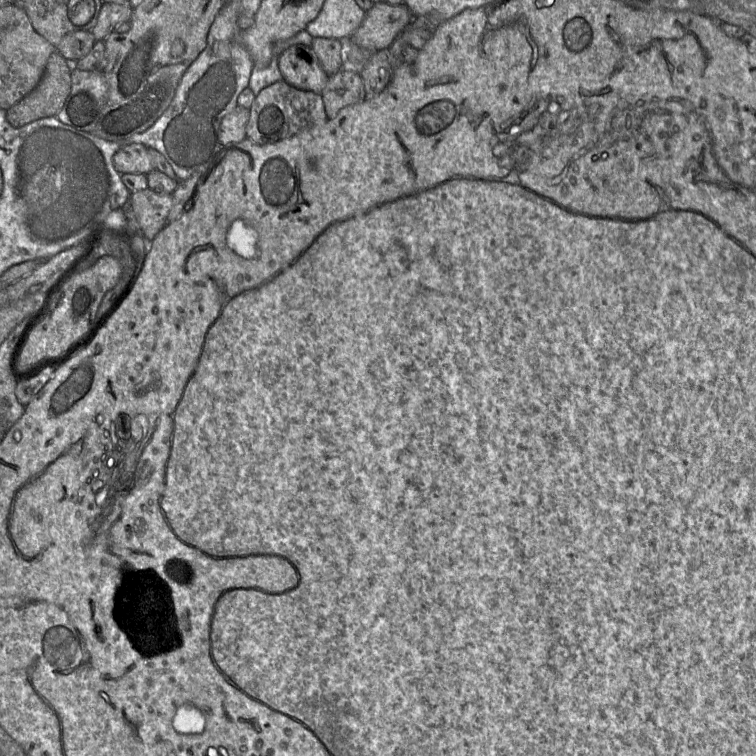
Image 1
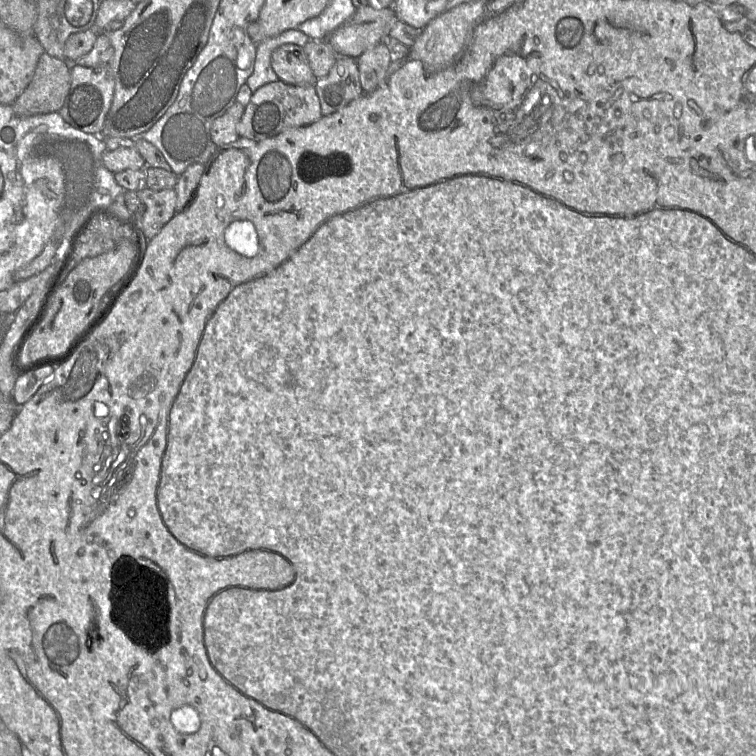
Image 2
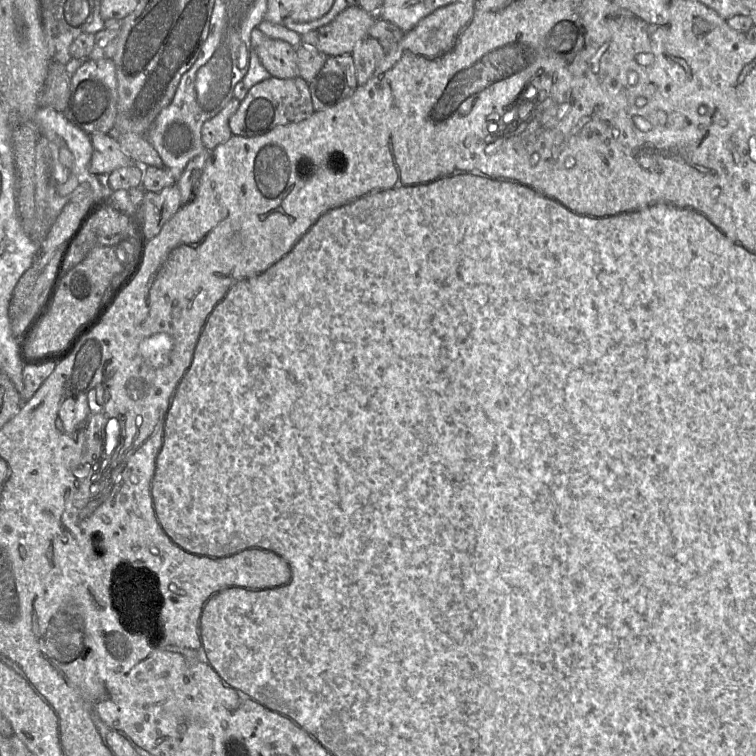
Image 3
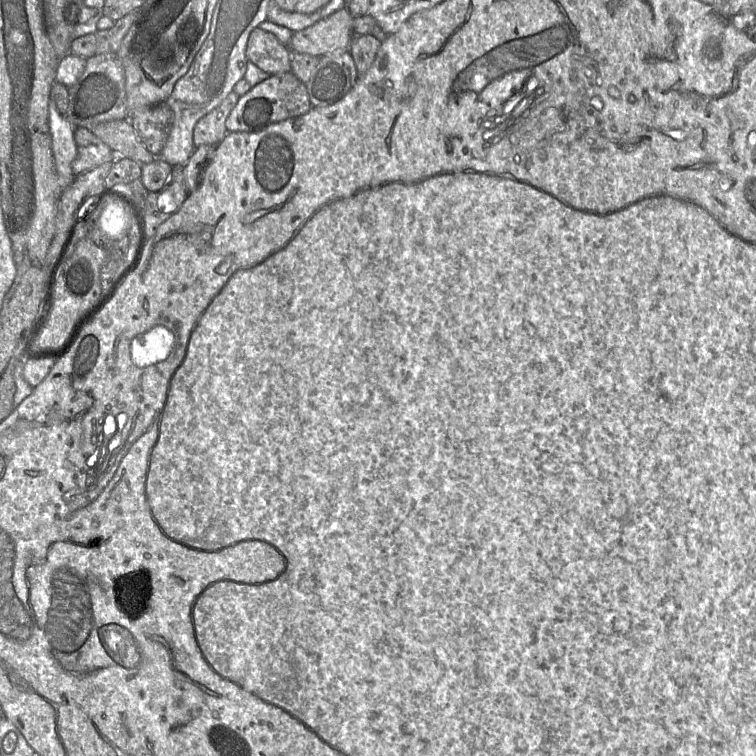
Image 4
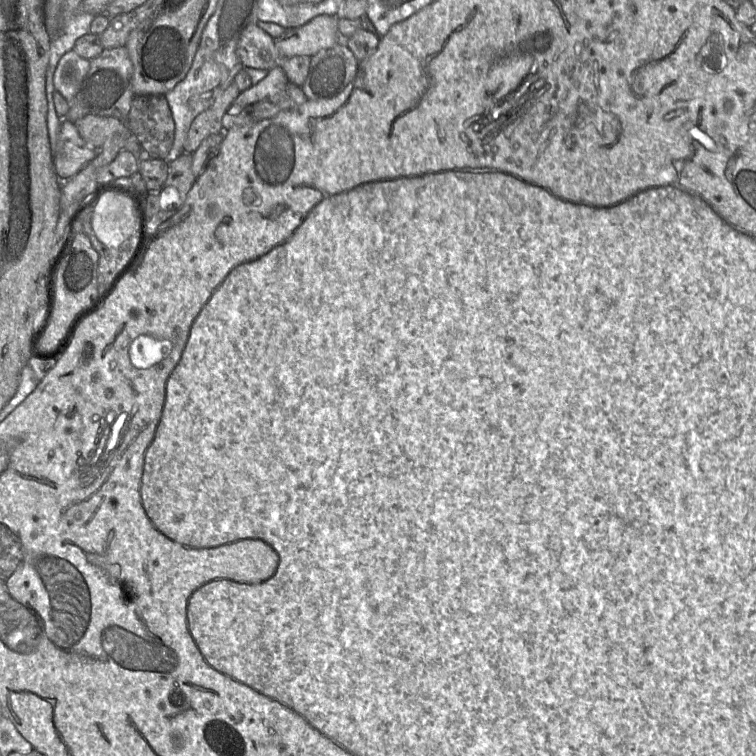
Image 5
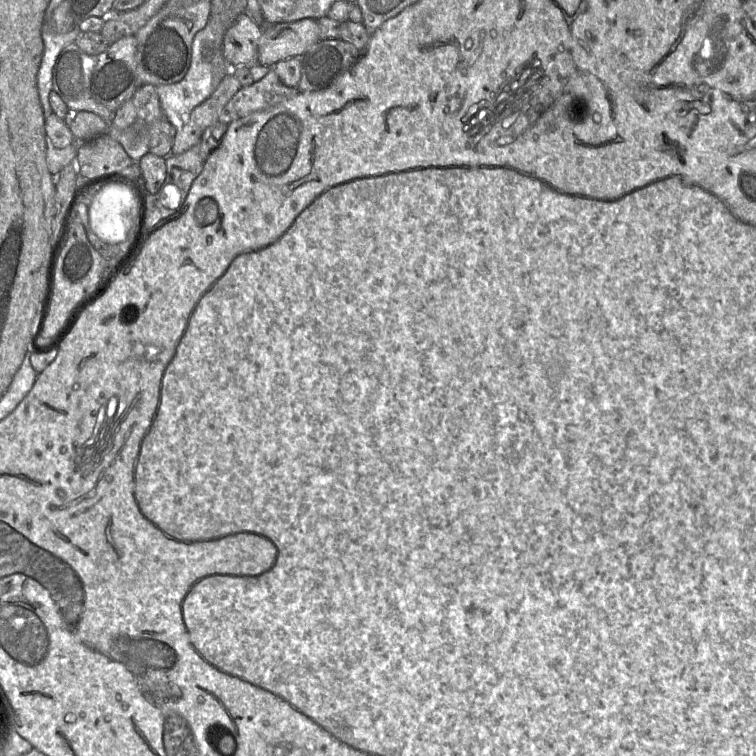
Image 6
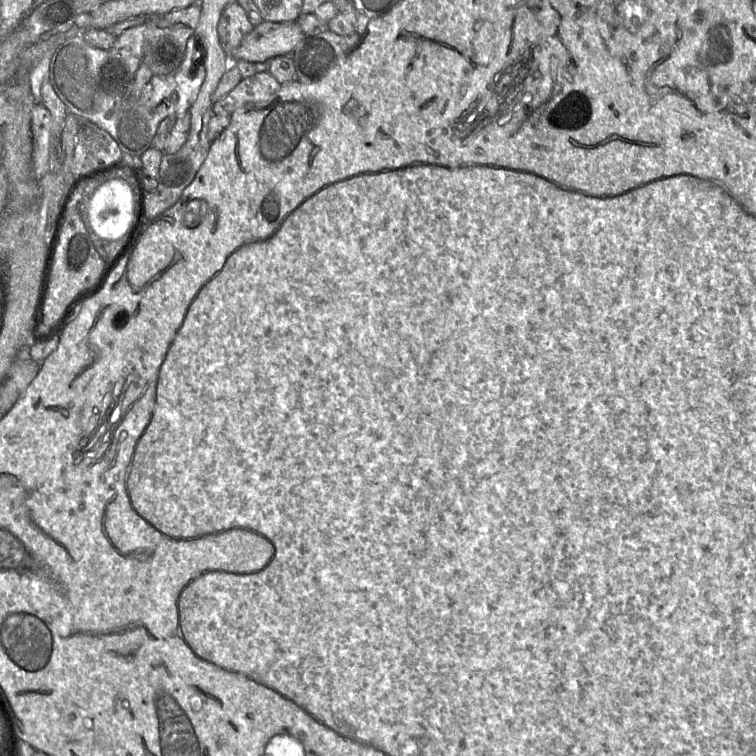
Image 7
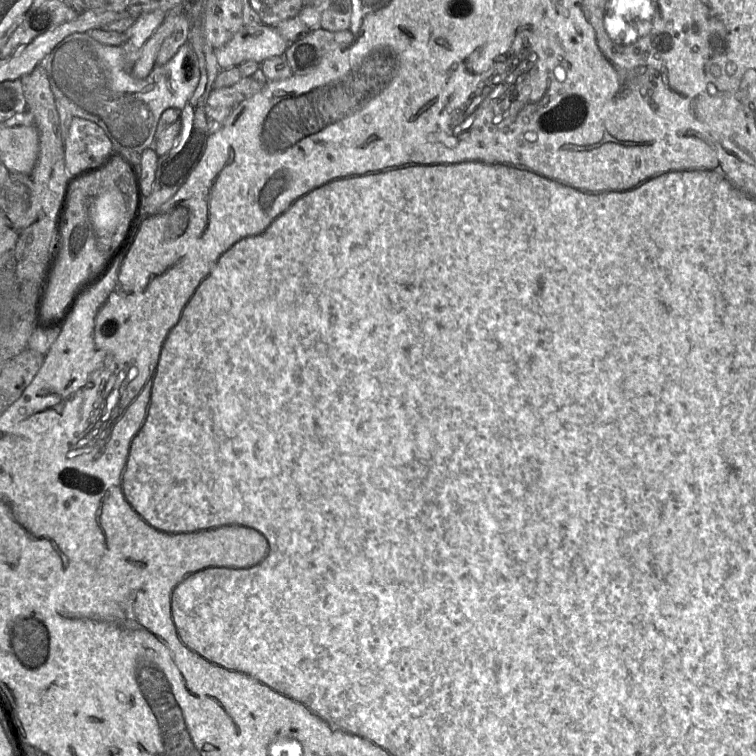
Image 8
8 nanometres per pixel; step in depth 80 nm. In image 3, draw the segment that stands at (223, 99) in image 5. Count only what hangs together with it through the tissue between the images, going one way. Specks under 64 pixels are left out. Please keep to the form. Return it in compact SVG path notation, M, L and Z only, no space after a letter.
M234 97L216 116L203 124L201 139L206 150L212 151L231 138L233 134L229 127L229 120L239 105L240 100Z

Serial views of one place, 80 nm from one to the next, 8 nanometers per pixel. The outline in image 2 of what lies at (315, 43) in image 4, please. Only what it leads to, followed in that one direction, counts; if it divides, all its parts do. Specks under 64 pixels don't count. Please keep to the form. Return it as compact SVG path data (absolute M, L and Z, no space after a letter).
M369 5L362 6L356 8L355 14L326 40L338 55L357 59L389 37L389 31L397 20L392 7L374 9Z

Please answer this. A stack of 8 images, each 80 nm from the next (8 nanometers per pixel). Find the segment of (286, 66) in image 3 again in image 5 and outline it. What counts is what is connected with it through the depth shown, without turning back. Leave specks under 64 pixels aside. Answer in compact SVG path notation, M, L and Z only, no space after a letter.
M257 23L248 25L242 32L236 49L242 65L271 70L280 67L287 59L281 56L275 46L275 39L261 29Z

